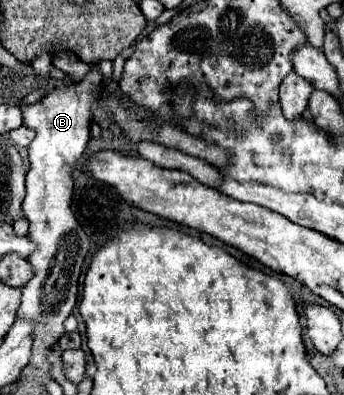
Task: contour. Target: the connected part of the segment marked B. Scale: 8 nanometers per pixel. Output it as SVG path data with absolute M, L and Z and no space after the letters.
M92 65L90 75L82 83L66 83L64 87L60 85L42 101L22 107L24 125L36 131L36 139L28 147L30 171L26 175L26 197L22 209L30 221L28 237L38 243L38 249L28 257L36 273L22 287L18 317L36 321L30 363L44 371L46 377L50 377L50 363L46 355L50 347L62 337L62 323L76 305L78 279L90 249L90 241L72 211L72 169L88 145L86 131L90 131L88 125L92 119L92 105L98 101L100 87L102 75Z

